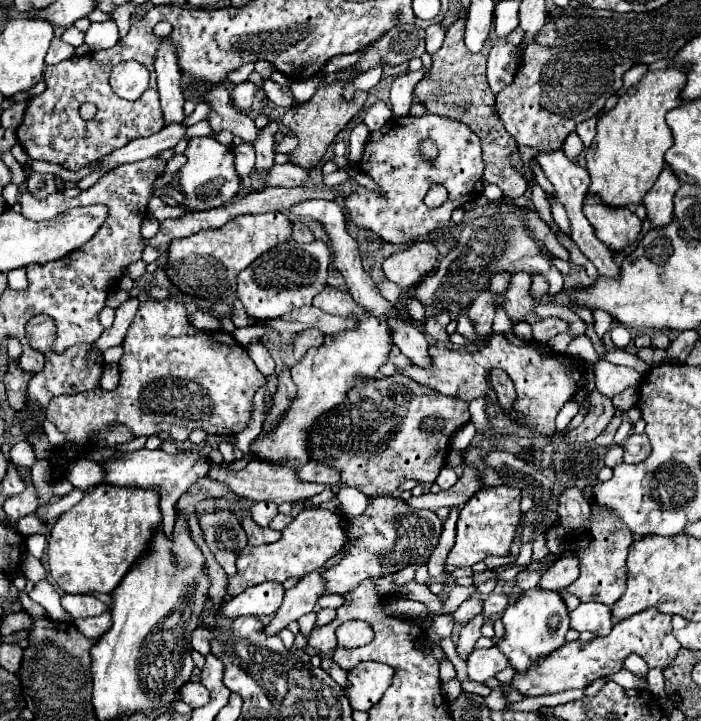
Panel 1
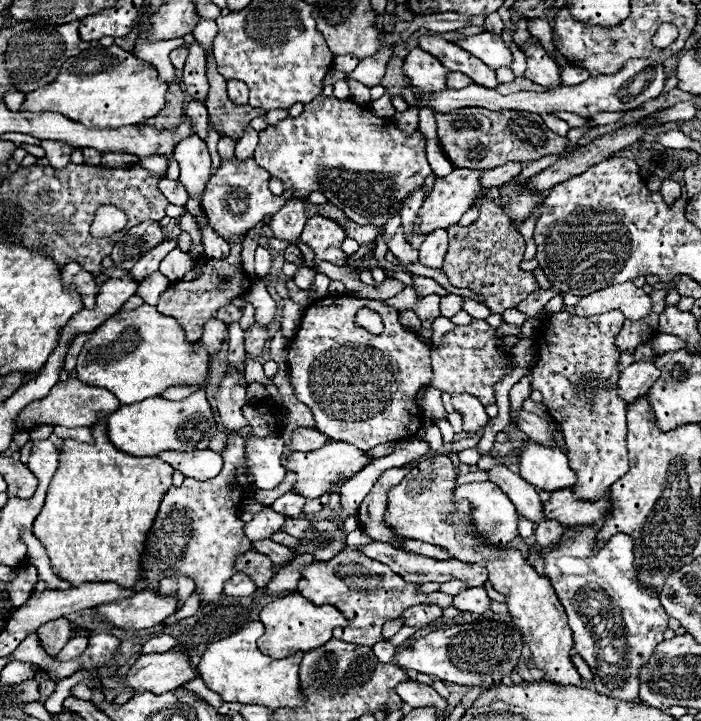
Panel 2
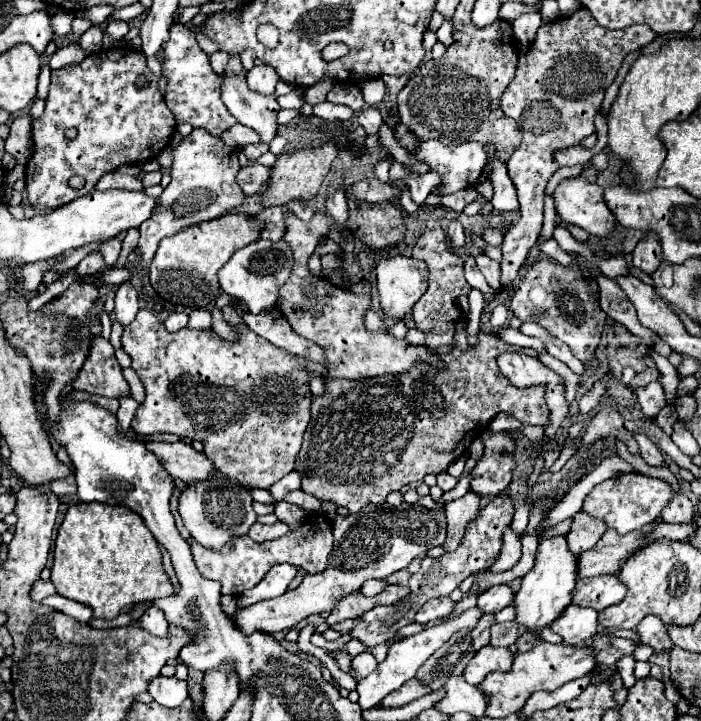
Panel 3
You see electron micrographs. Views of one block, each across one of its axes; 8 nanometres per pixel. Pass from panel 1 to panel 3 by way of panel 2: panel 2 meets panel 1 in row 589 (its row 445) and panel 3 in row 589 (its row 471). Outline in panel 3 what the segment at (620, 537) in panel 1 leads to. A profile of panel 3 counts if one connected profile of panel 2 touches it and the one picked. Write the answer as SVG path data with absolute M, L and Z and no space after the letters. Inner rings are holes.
M596 576L592 580L578 580L572 592L572 604L604 610L618 604L626 596L626 586L618 576Z

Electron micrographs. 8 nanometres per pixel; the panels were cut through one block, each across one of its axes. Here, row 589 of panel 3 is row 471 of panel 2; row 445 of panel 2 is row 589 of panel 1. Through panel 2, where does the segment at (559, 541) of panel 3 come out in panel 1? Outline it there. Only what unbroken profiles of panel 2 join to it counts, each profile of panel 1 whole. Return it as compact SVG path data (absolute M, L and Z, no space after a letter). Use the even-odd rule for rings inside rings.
M532 588L524 592L524 596L514 600L510 608L504 610L502 622L504 622L504 636L496 640L496 648L500 648L506 654L516 674L528 672L540 658L556 652L556 648L560 648L566 642L566 632L570 628L568 610L560 594L544 592L540 588Z

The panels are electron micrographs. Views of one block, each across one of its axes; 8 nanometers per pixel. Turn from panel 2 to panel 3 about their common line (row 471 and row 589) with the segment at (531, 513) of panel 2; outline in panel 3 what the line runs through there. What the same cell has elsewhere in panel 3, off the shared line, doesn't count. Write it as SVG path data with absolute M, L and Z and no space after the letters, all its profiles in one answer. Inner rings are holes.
M492 586L490 590L478 596L478 608L482 612L500 612L504 606L510 606L514 600L514 592L510 586Z

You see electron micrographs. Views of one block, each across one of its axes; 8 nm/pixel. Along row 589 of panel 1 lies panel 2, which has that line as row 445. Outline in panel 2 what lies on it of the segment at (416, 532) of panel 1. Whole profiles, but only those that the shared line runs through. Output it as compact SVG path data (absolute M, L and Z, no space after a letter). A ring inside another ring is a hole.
M328 442L324 448L320 450L314 450L314 452L294 452L292 456L288 458L282 458L282 464L288 468L288 470L294 470L296 472L296 484L294 484L294 490L298 494L302 494L304 498L320 498L322 494L330 494L334 492L332 488L336 486L342 486L348 478L356 476L364 466L368 466L372 462L372 458L358 450L356 446L348 444L348 442Z

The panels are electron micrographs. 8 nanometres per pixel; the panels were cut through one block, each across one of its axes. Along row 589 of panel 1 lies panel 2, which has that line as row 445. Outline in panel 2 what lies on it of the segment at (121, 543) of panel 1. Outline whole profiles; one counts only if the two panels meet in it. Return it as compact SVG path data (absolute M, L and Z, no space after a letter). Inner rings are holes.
M98 418L92 426L94 442L76 442L62 438L58 470L48 486L48 496L42 512L34 520L34 536L46 546L54 572L80 586L82 582L116 582L124 588L134 588L140 580L140 556L146 534L156 518L162 494L172 486L172 466L156 456L130 456L116 450L106 434L106 418Z

